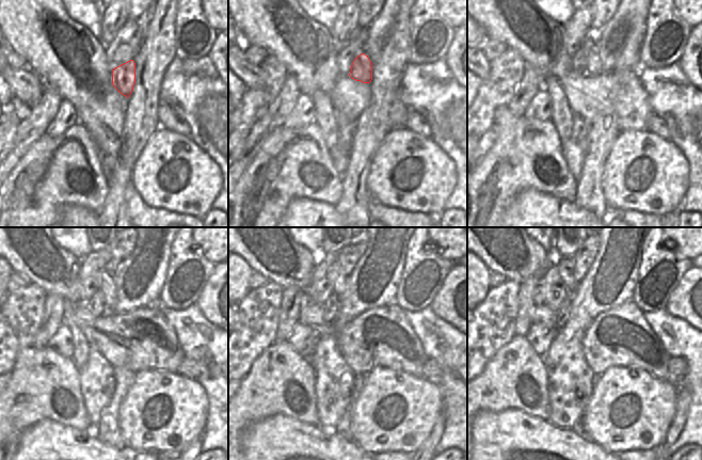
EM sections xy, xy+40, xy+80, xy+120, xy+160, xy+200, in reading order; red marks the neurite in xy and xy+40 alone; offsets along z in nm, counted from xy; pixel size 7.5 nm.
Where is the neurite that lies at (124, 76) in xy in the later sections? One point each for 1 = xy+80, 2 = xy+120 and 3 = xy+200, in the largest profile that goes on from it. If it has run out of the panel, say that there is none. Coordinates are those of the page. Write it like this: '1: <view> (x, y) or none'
1: xy+80 (593, 67)
2: xy+120 (108, 288)
3: xy+200 (564, 266)

